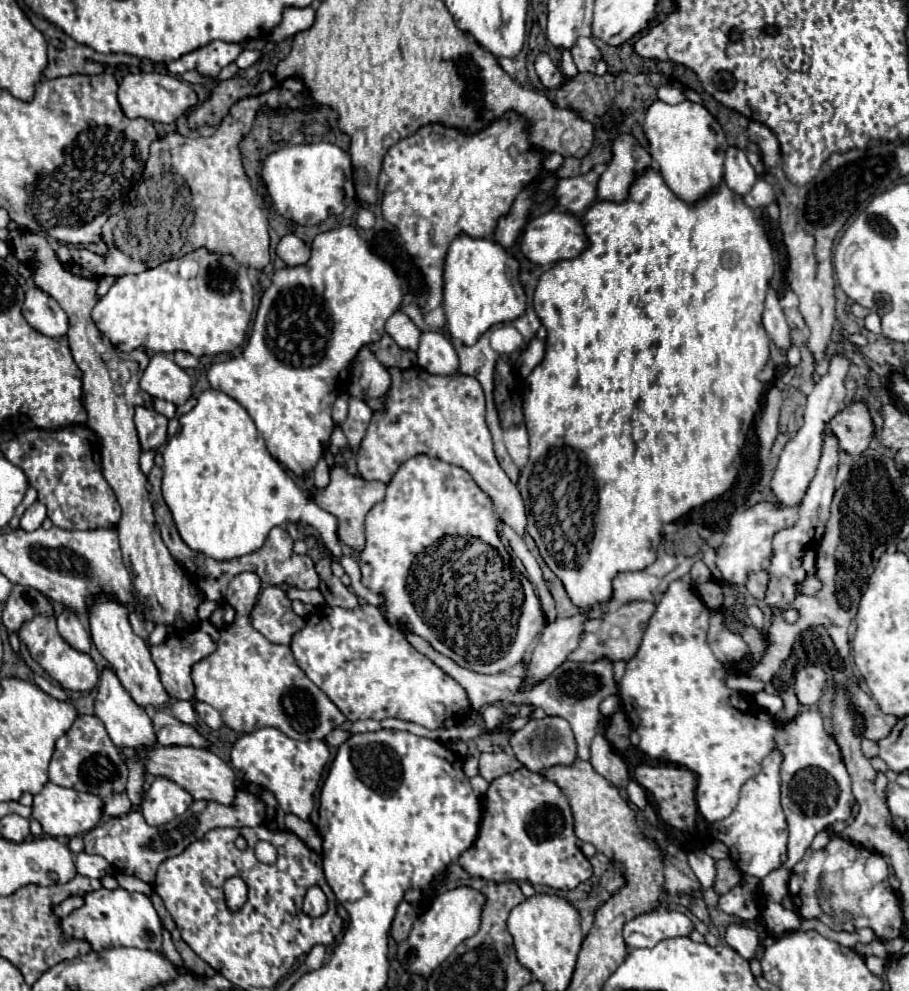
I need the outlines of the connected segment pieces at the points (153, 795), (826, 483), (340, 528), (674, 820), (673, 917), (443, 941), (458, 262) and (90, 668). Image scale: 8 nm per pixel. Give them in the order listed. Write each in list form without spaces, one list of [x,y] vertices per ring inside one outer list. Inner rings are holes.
[[[157,777],[141,803],[141,813],[149,825],[159,827],[185,813],[191,803],[193,797],[185,789],[177,787],[165,777]]]
[[[827,431],[823,437],[823,451],[821,451],[821,461],[817,465],[817,473],[807,489],[807,495],[801,501],[799,507],[799,521],[785,531],[779,531],[773,539],[773,557],[771,557],[771,581],[767,587],[767,597],[765,603],[769,607],[781,609],[783,617],[793,623],[797,619],[797,611],[791,609],[791,601],[793,597],[799,593],[797,585],[809,577],[815,575],[815,557],[817,557],[817,541],[821,539],[823,531],[825,531],[825,523],[829,519],[829,507],[833,501],[833,493],[835,493],[835,473],[837,473],[837,463],[839,463],[839,439]]]
[[[335,463],[329,471],[329,485],[325,489],[317,489],[311,487],[307,491],[307,497],[317,503],[323,511],[329,511],[331,515],[337,517],[339,525],[337,525],[337,537],[341,543],[353,547],[355,551],[361,551],[365,545],[365,531],[363,531],[363,523],[365,523],[365,515],[367,511],[377,505],[379,501],[383,501],[385,497],[385,485],[377,483],[377,481],[367,481],[355,475],[349,475],[347,469],[339,463]]]
[[[639,765],[635,769],[635,779],[639,785],[647,791],[653,793],[655,801],[659,803],[661,817],[669,825],[677,829],[691,829],[695,825],[695,815],[697,815],[697,803],[695,803],[695,775],[685,769],[685,767],[669,767],[669,765]]]
[[[657,909],[645,915],[631,919],[623,929],[625,943],[633,947],[655,947],[661,939],[689,935],[693,931],[693,923],[687,915],[679,911]]]
[[[455,887],[437,895],[429,909],[417,917],[413,923],[413,931],[409,939],[399,945],[399,961],[407,965],[407,969],[415,975],[429,975],[439,963],[443,963],[459,943],[463,943],[469,935],[475,935],[481,925],[481,911],[485,905],[485,895],[471,887]]]
[[[457,235],[453,239],[445,259],[445,287],[443,287],[443,309],[447,315],[447,331],[453,339],[463,345],[473,345],[491,325],[515,321],[525,313],[525,289],[519,281],[519,261],[509,255],[493,239],[469,239],[469,235]]]
[[[37,615],[33,621],[27,621],[21,631],[21,641],[27,645],[29,655],[63,687],[63,689],[71,689],[71,691],[93,691],[99,683],[99,671],[95,661],[81,651],[75,651],[73,647],[69,647],[55,625],[55,617],[43,617]]]

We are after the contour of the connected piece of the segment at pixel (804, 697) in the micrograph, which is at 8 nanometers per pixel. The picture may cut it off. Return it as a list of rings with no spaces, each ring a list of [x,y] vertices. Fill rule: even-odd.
[[[807,665],[801,671],[797,671],[795,677],[795,693],[801,705],[813,705],[823,693],[827,675],[821,667],[817,665]]]

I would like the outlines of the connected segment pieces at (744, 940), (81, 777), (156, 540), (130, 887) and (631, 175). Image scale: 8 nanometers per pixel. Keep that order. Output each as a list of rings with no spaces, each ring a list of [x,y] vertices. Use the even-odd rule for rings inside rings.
[[[743,923],[729,925],[725,939],[745,959],[753,959],[753,957],[759,957],[763,953],[763,949],[759,947],[761,937],[757,935],[757,931],[753,931],[751,927],[747,927]]]
[[[81,715],[75,719],[71,729],[57,739],[55,753],[47,767],[47,777],[51,783],[61,787],[71,787],[77,791],[87,791],[93,795],[103,797],[105,801],[105,815],[119,817],[129,813],[131,801],[125,795],[127,783],[127,765],[121,759],[119,749],[109,739],[105,725],[95,715]]]
[[[11,229],[9,231],[9,243],[11,253],[19,261],[29,261],[33,267],[33,281],[39,289],[43,289],[47,295],[51,295],[61,309],[69,317],[69,331],[67,341],[73,351],[73,359],[77,367],[83,371],[83,395],[85,395],[85,409],[89,413],[87,425],[101,437],[103,451],[101,451],[101,467],[103,477],[111,485],[111,489],[117,495],[117,501],[123,509],[121,521],[117,525],[121,551],[123,551],[123,563],[133,579],[135,589],[135,601],[147,611],[149,619],[153,623],[167,623],[175,629],[195,627],[199,623],[197,607],[203,601],[197,587],[189,579],[189,575],[183,571],[183,567],[171,557],[167,551],[153,517],[153,507],[147,493],[147,477],[139,469],[139,457],[141,457],[141,445],[137,439],[133,415],[135,407],[143,405],[147,409],[153,407],[153,397],[139,387],[141,373],[145,369],[145,363],[149,363],[147,353],[136,349],[130,354],[117,349],[105,339],[105,335],[99,333],[95,323],[91,321],[91,309],[97,303],[97,281],[85,279],[79,275],[69,273],[63,269],[61,261],[57,259],[53,247],[43,235],[25,231],[25,229]],[[111,379],[129,379],[123,385],[123,393],[113,393],[113,381]]]
[[[117,873],[117,875],[115,875],[115,879],[117,879],[117,881],[119,881],[119,885],[121,885],[123,889],[127,889],[127,891],[151,893],[151,887],[149,887],[147,883],[143,883],[143,881],[139,881],[137,877],[129,877],[129,875],[125,875],[125,873]]]
[[[619,135],[613,141],[613,159],[597,185],[597,199],[613,199],[621,203],[629,195],[629,183],[637,179],[637,171],[651,167],[651,155],[635,141],[633,135]]]

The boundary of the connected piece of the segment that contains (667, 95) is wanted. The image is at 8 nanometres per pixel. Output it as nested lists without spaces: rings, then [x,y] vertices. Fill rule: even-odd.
[[[659,87],[659,91],[657,91],[657,97],[661,99],[661,101],[665,101],[665,103],[681,103],[681,101],[687,101],[687,97],[683,95],[683,91],[681,89],[677,89],[677,87]]]

